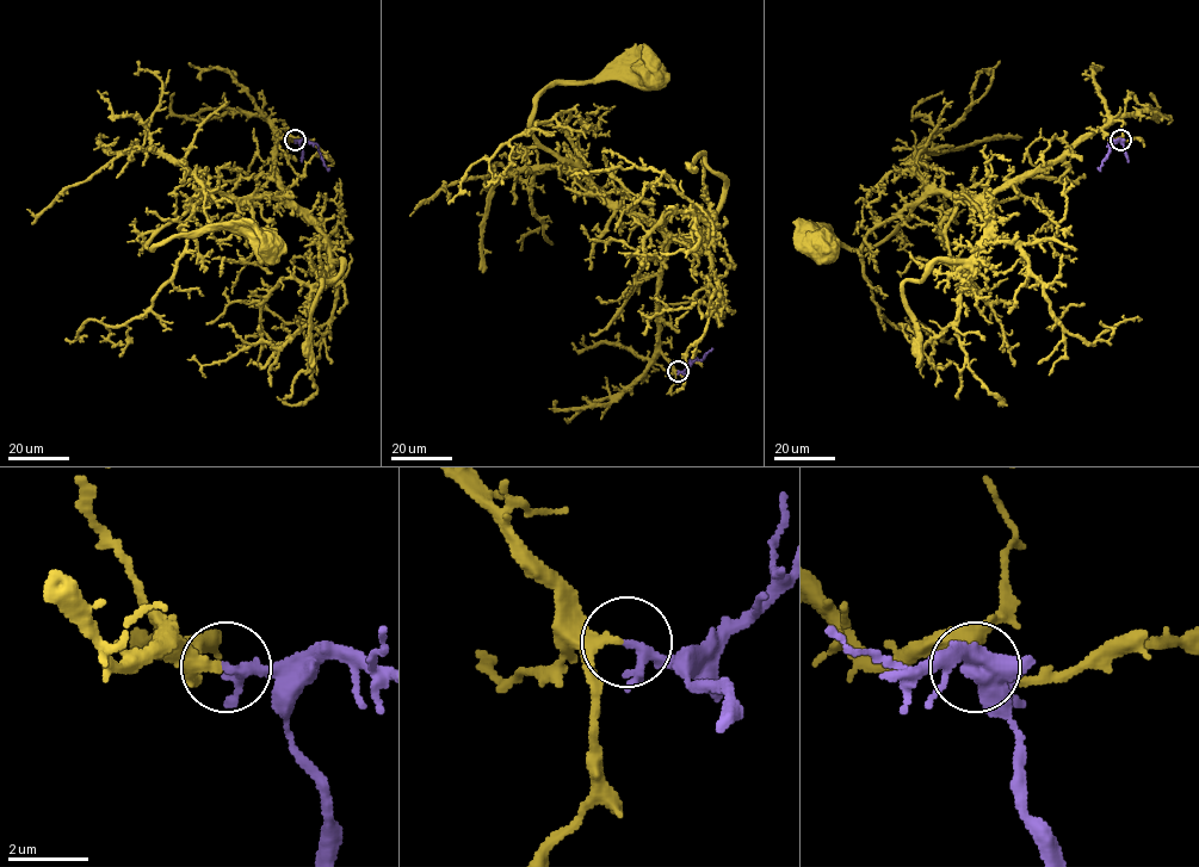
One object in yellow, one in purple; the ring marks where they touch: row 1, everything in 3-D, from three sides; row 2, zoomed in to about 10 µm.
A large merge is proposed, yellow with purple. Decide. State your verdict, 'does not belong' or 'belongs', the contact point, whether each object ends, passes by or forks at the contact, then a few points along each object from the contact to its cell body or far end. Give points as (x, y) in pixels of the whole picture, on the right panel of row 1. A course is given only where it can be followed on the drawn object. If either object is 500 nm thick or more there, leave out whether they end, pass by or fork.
belongs; at (1120, 140); yellow passes by; purple passes by; yellow runs (1119, 140), (1092, 131), (994, 190), (927, 193), (873, 247), (847, 248), (828, 228), (820, 237); purple runs (1119, 140), (1110, 143), (1099, 171), (1098, 167)

